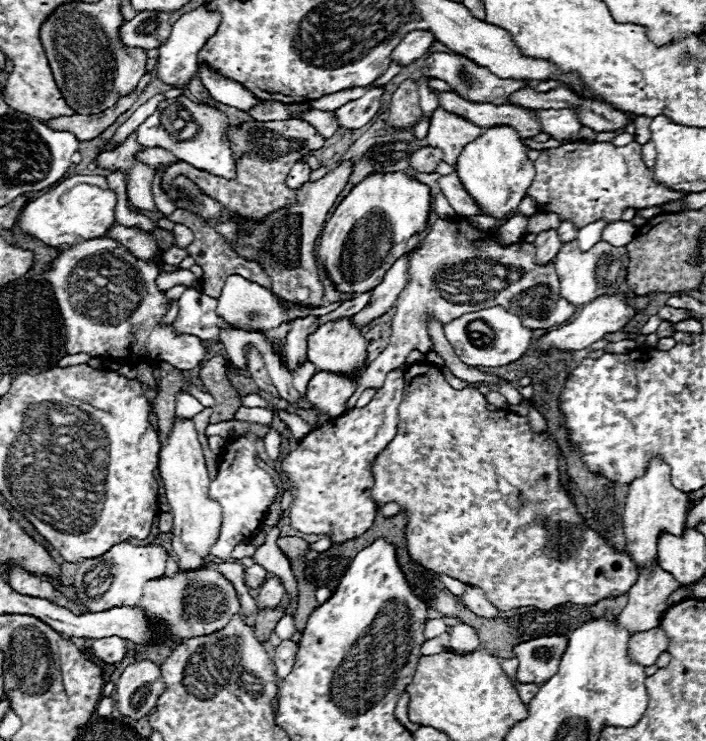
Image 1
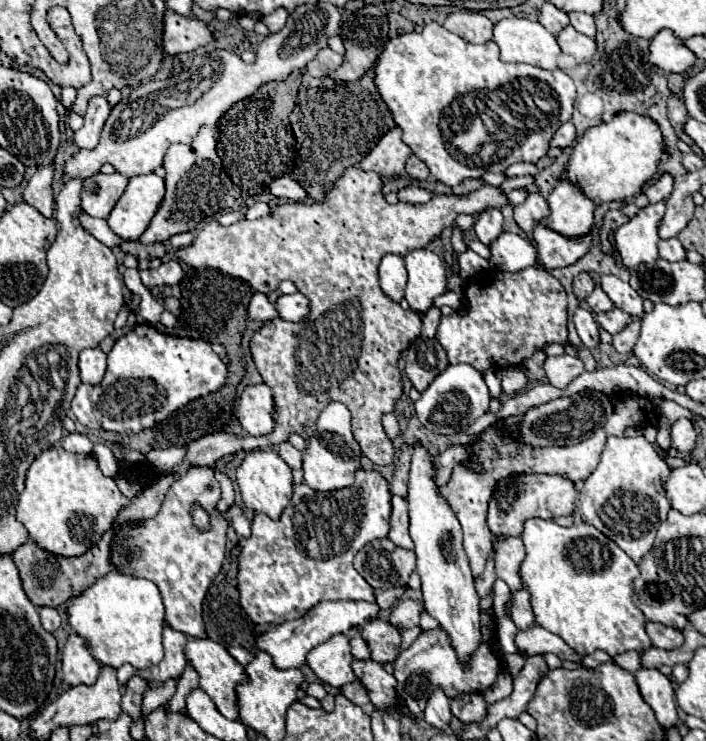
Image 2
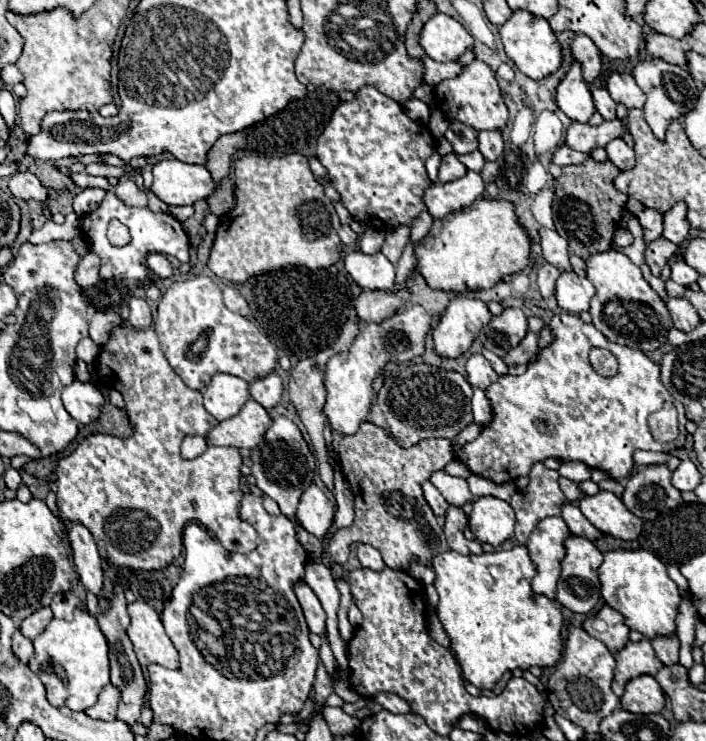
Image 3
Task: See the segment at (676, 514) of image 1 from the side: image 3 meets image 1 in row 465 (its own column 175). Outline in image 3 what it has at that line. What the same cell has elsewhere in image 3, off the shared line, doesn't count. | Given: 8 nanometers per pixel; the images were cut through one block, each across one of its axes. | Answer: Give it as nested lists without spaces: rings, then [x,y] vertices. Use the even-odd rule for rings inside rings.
[[[136,600],[128,604],[128,614],[132,622],[126,632],[134,644],[140,666],[160,664],[166,668],[178,668],[178,652],[166,636],[158,612],[146,602]]]

